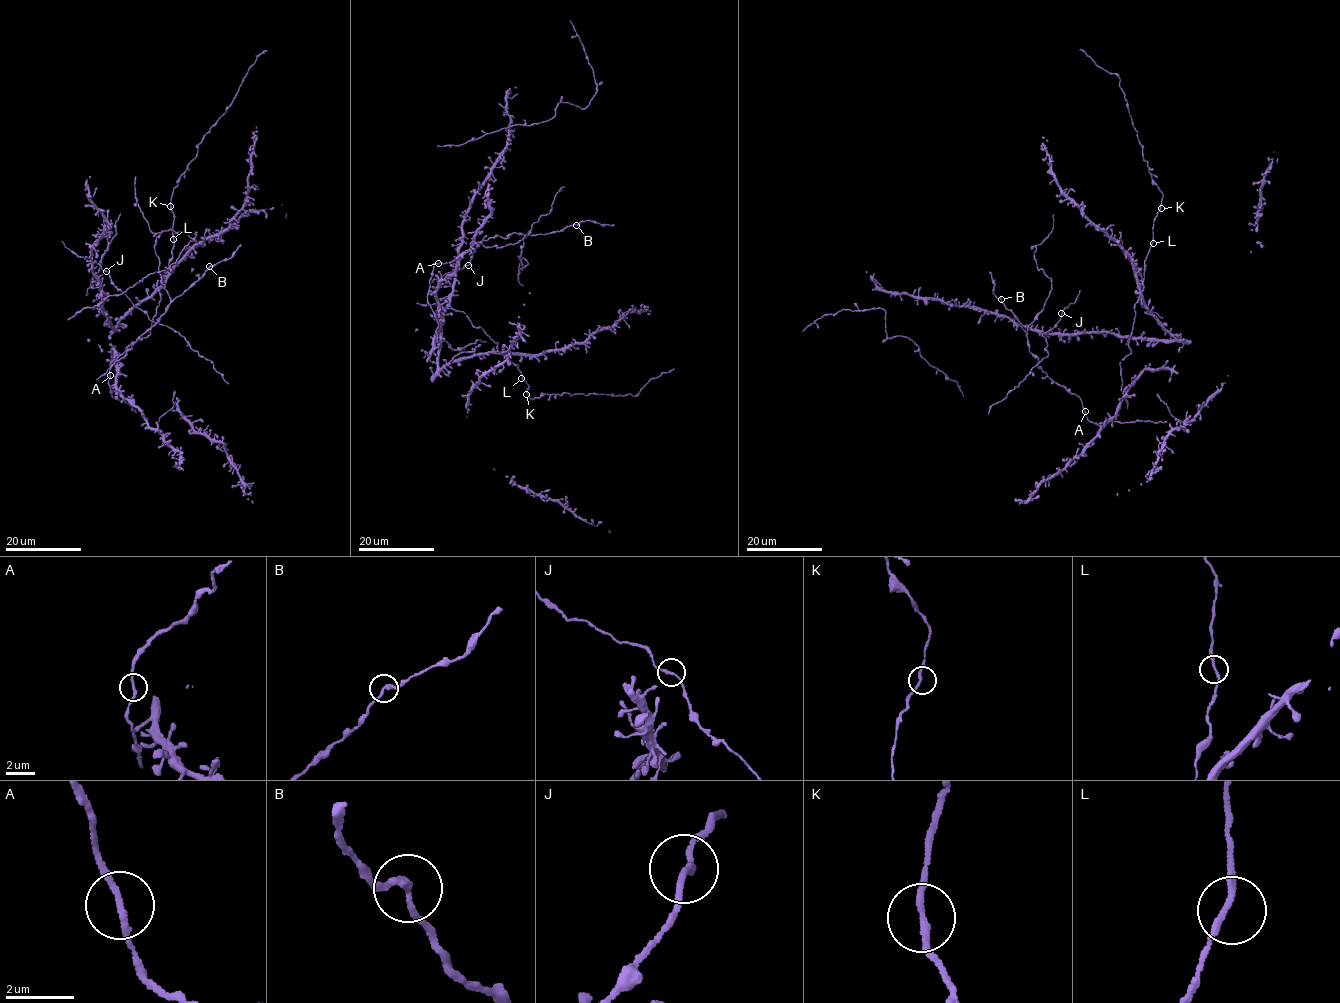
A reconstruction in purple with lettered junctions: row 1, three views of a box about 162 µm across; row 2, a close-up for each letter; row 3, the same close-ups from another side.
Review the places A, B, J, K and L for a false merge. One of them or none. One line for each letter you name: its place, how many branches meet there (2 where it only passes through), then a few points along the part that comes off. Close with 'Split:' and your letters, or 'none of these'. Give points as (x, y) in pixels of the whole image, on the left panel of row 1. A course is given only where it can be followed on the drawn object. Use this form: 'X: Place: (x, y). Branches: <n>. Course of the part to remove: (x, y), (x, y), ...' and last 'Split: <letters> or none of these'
Split: none of these

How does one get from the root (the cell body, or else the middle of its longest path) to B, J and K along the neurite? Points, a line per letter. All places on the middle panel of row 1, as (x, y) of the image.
B: (449, 363), (492, 353), (498, 344), (462, 311), (436, 311), (429, 290), (434, 264), (497, 235), (576, 225)
J: (449, 363), (498, 344), (462, 311), (436, 311), (434, 264), (507, 239), (497, 248), (479, 244), (468, 264)
K: (449, 363), (479, 354), (503, 354), (518, 366), (529, 387), (526, 394)

